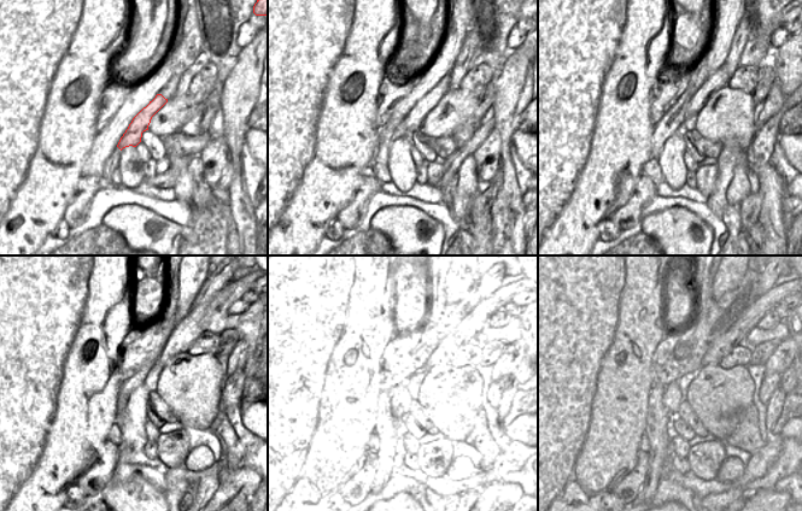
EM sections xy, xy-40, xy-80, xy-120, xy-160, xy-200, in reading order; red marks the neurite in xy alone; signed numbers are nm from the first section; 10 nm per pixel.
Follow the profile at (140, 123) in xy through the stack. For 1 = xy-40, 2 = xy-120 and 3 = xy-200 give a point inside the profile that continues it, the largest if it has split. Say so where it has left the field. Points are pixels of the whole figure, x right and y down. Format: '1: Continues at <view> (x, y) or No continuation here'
1: Continues at xy-40 (414, 119)
2: Continues at xy-120 (183, 336)
3: Continues at xy-200 (720, 347)

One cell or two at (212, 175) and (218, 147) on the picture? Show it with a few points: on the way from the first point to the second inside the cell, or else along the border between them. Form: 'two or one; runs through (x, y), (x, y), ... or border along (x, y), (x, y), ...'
one; runs through (215, 168), (216, 154)

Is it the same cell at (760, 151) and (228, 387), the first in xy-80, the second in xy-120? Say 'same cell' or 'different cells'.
same cell

